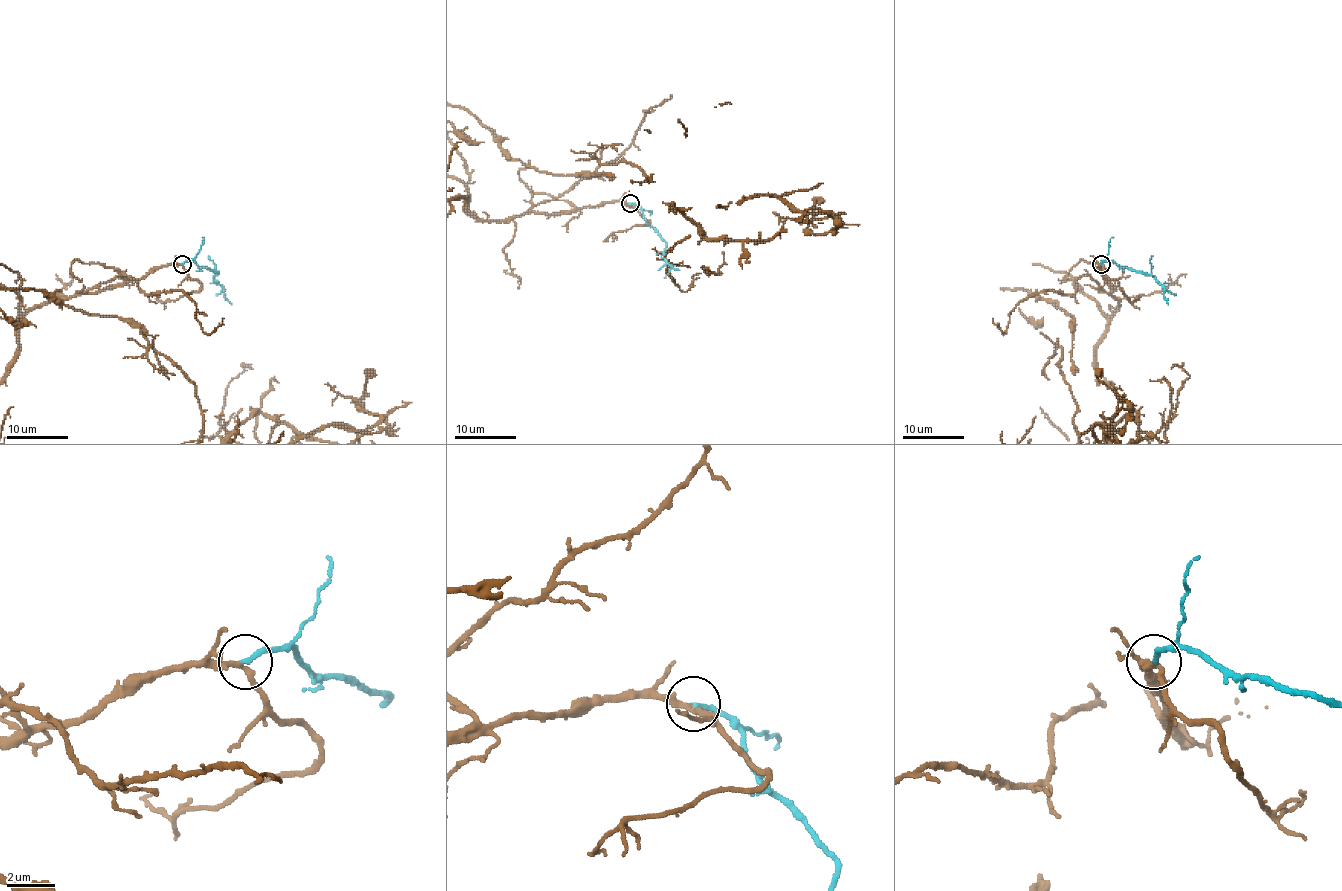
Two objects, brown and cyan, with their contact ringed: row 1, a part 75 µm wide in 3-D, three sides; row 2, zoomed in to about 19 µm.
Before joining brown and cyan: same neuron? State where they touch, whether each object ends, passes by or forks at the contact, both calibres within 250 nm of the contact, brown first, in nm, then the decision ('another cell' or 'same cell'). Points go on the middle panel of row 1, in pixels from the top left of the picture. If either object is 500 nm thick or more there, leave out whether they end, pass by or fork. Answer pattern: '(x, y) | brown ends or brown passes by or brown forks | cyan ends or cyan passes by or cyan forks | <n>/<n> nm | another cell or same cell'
(630, 203) | brown passes by | cyan ends | 240/240 nm | same cell

